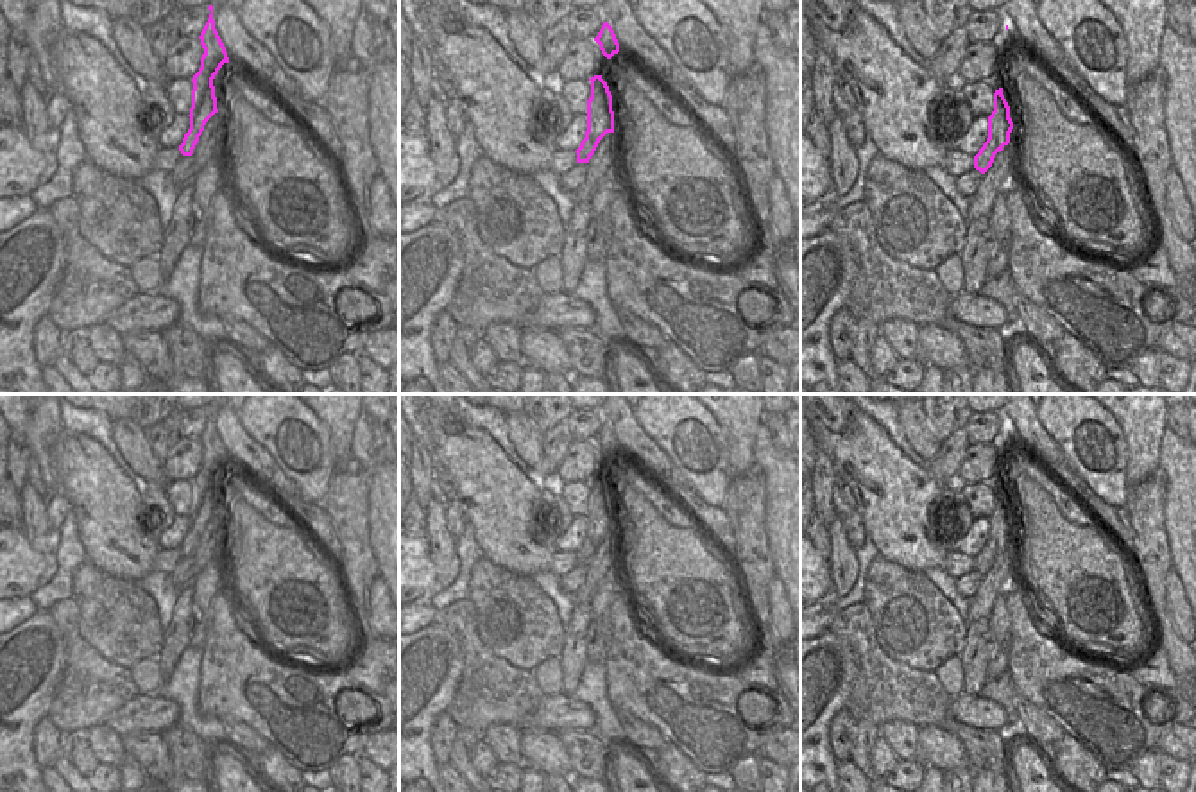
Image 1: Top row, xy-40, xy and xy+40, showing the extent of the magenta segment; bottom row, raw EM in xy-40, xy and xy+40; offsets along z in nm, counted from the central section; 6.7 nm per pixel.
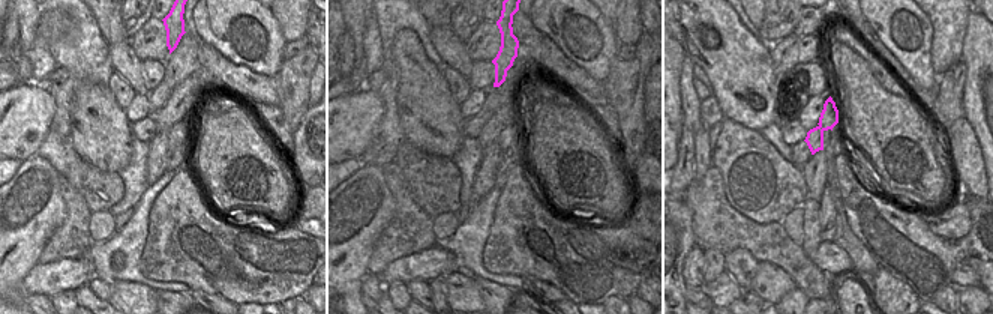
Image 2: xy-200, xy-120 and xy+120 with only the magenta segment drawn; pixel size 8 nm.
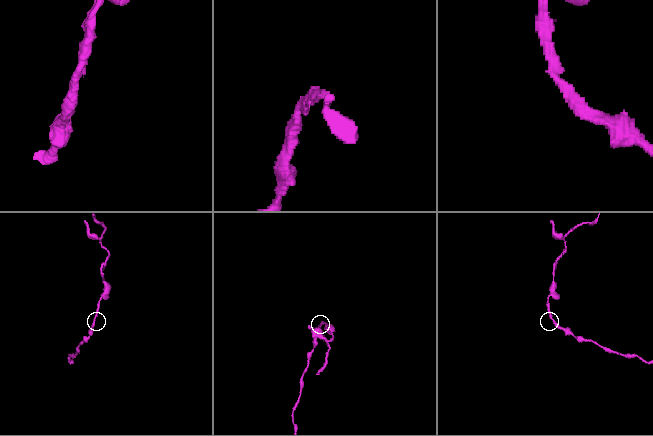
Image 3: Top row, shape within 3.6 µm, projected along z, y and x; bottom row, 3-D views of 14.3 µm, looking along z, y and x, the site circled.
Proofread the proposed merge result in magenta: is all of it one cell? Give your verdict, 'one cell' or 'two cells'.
two cells

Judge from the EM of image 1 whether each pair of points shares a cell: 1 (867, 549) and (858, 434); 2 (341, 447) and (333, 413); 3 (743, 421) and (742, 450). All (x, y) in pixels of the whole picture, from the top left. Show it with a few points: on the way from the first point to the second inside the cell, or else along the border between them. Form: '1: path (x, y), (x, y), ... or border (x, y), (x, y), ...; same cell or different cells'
1: border (865, 536), (879, 554); different cells
2: path (341, 438), (341, 421); same cell
3: path (742, 429), (742, 443); same cell

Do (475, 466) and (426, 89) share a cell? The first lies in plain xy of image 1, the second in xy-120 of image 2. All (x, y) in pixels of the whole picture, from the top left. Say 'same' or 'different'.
same

